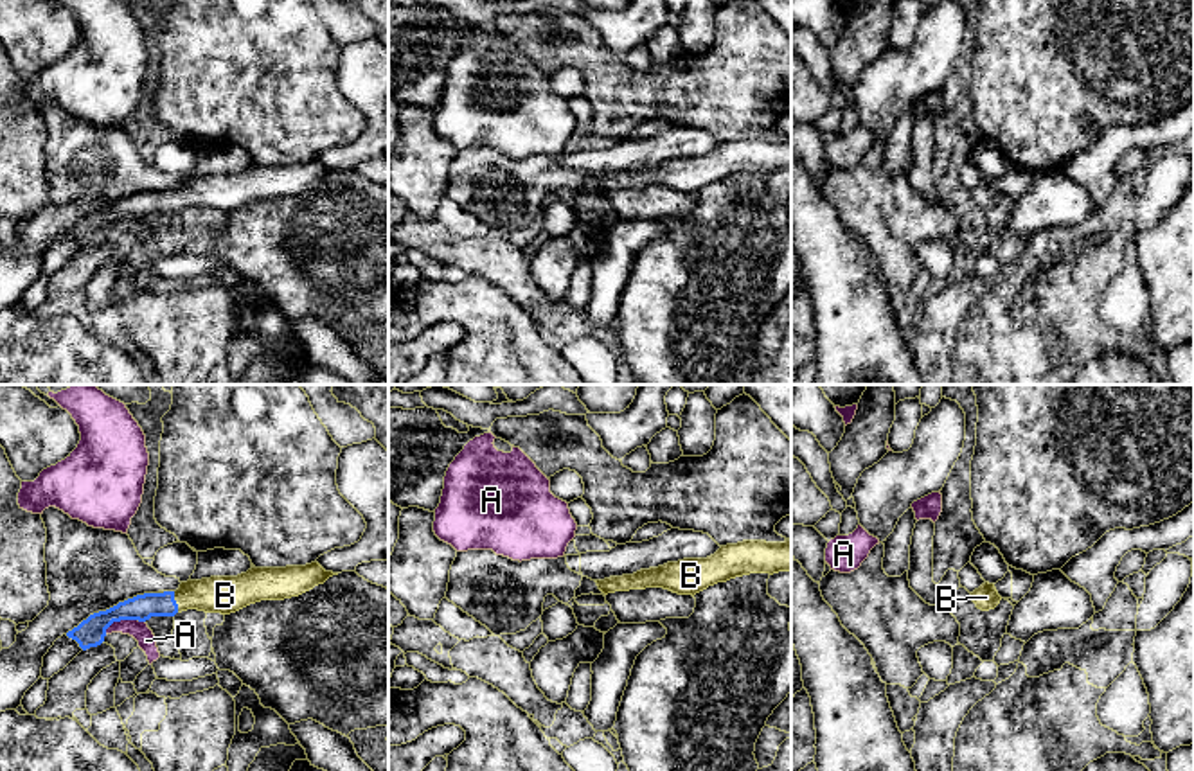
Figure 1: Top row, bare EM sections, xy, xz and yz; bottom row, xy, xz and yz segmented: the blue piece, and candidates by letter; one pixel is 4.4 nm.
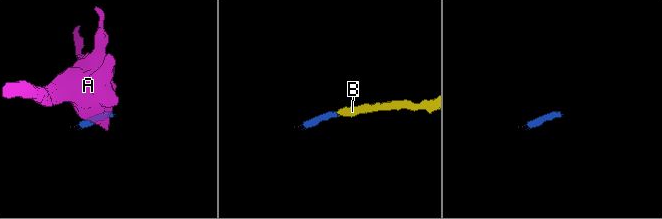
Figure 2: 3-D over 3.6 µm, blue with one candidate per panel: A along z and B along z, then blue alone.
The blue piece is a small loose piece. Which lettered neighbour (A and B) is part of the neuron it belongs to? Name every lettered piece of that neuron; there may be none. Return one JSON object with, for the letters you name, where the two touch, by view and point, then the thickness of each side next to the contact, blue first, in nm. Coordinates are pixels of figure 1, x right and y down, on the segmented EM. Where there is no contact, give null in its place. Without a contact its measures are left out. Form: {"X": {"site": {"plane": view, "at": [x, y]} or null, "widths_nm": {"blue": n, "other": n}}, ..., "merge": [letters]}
{"B": {"site": {"plane": "xy", "at": [175, 602]}, "widths_nm": {"blue": 120, "other": 170}}, "merge": ["B"]}

